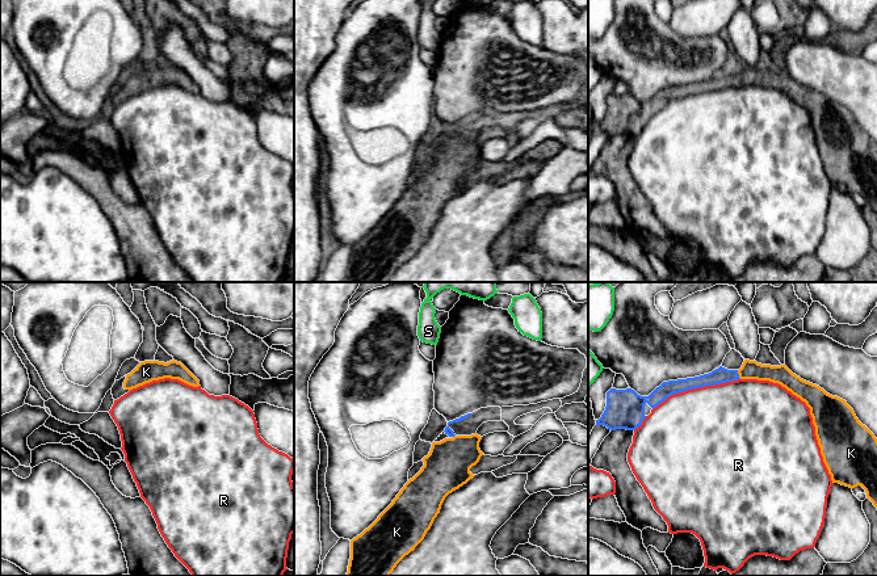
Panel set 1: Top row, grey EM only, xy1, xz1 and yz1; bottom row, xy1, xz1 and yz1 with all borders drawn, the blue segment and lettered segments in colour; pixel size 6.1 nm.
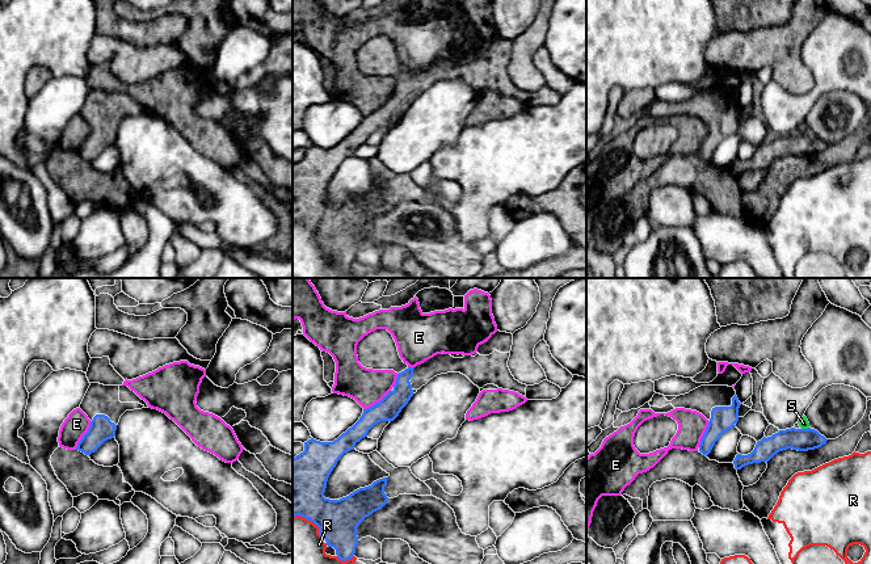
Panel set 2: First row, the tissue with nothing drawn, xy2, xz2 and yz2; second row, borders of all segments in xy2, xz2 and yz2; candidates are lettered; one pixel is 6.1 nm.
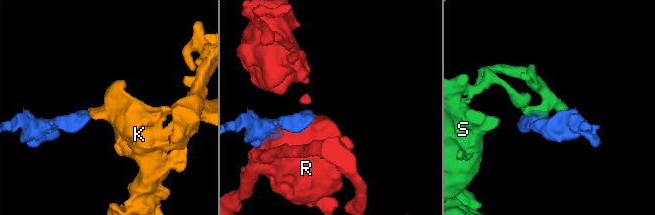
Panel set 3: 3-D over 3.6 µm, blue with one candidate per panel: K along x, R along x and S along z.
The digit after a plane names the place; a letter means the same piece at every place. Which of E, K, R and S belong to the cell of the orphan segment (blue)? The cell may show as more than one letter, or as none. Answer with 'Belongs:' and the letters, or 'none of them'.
Belongs: K

